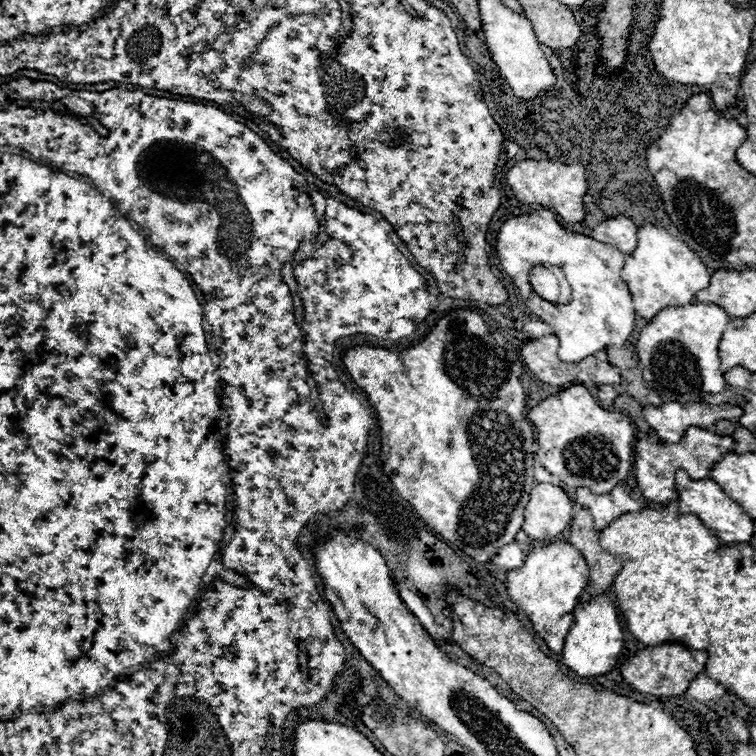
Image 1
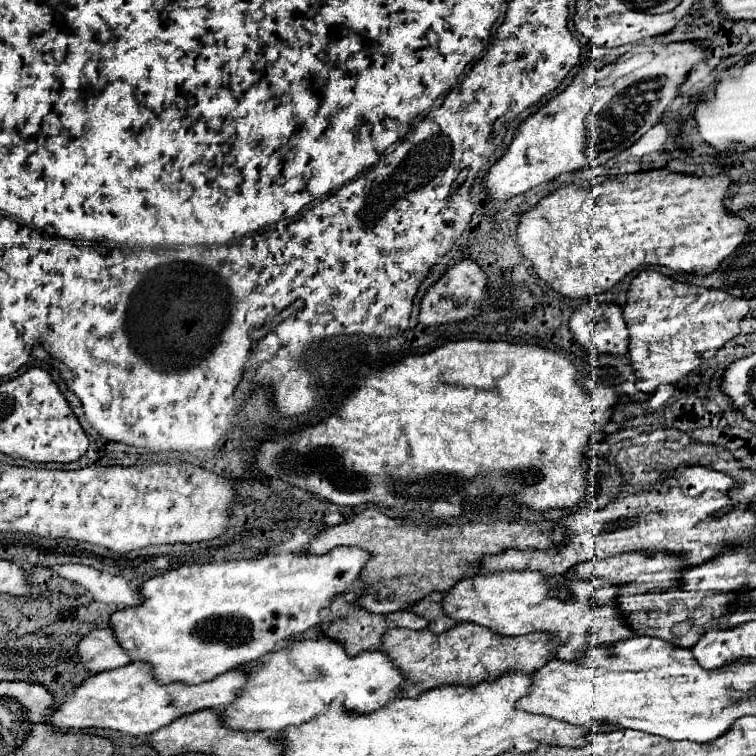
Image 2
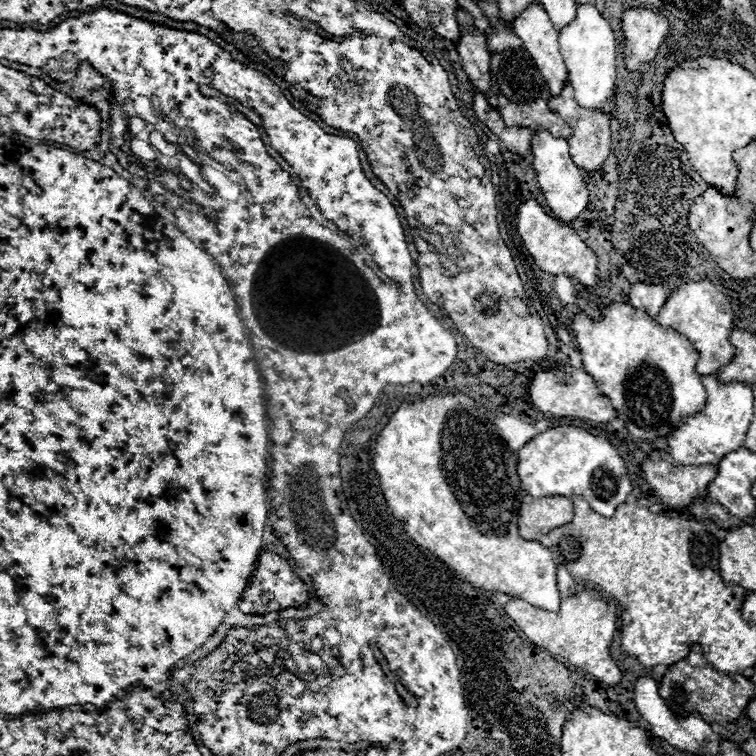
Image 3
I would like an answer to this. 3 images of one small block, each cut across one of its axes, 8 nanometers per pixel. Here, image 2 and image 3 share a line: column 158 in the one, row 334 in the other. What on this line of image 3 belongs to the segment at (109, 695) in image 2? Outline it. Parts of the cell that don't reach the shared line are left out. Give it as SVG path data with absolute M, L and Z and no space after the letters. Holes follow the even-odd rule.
M710 280L688 282L688 284L682 284L680 288L674 288L666 304L656 314L656 322L666 324L668 328L674 328L676 332L684 334L692 342L692 346L700 354L700 360L696 364L698 374L716 374L716 370L726 366L734 356L734 348L728 340L734 328L730 298L724 292L720 292L718 286L714 286Z

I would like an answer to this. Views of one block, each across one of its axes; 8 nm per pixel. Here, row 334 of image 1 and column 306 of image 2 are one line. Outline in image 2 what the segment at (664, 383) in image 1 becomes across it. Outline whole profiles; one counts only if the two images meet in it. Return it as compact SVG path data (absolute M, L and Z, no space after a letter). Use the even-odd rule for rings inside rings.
M326 636L316 640L290 640L286 648L238 668L250 668L250 680L242 688L242 696L222 712L226 712L230 728L242 728L242 732L282 732L290 724L304 724L316 714L326 712L328 704L338 696L344 696L348 710L374 712L386 706L388 700L394 700L402 684L398 668L380 650L360 652L350 658L338 642Z

